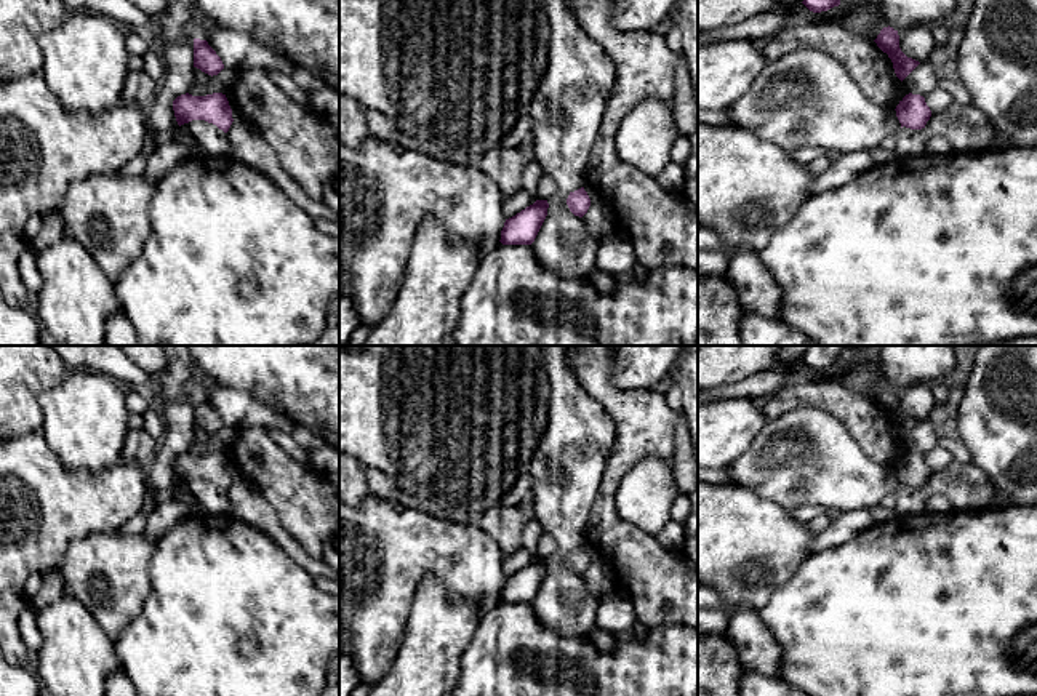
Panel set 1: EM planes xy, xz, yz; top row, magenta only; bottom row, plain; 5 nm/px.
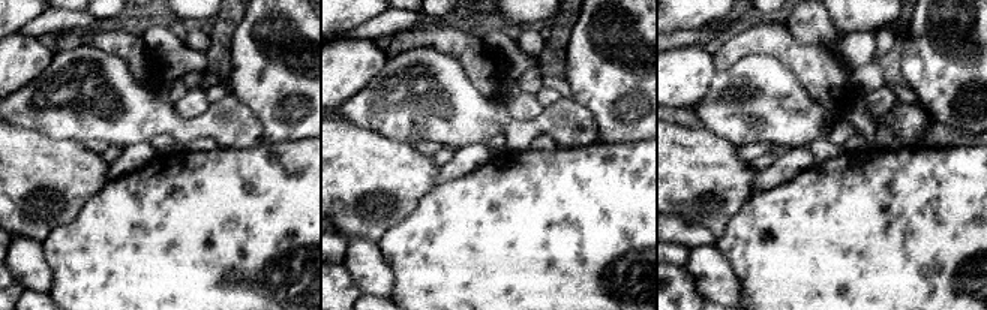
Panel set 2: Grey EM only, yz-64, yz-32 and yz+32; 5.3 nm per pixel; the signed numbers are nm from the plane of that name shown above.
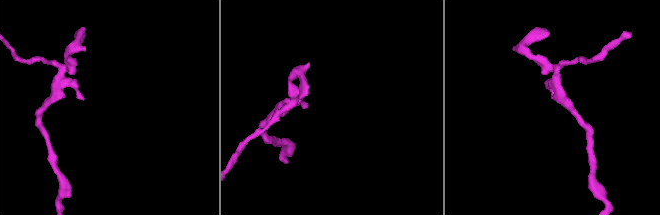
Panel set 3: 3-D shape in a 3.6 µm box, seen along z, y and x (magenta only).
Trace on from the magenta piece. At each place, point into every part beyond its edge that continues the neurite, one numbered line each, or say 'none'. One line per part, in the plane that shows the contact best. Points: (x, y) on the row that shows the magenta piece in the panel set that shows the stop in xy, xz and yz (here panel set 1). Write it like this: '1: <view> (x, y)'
none

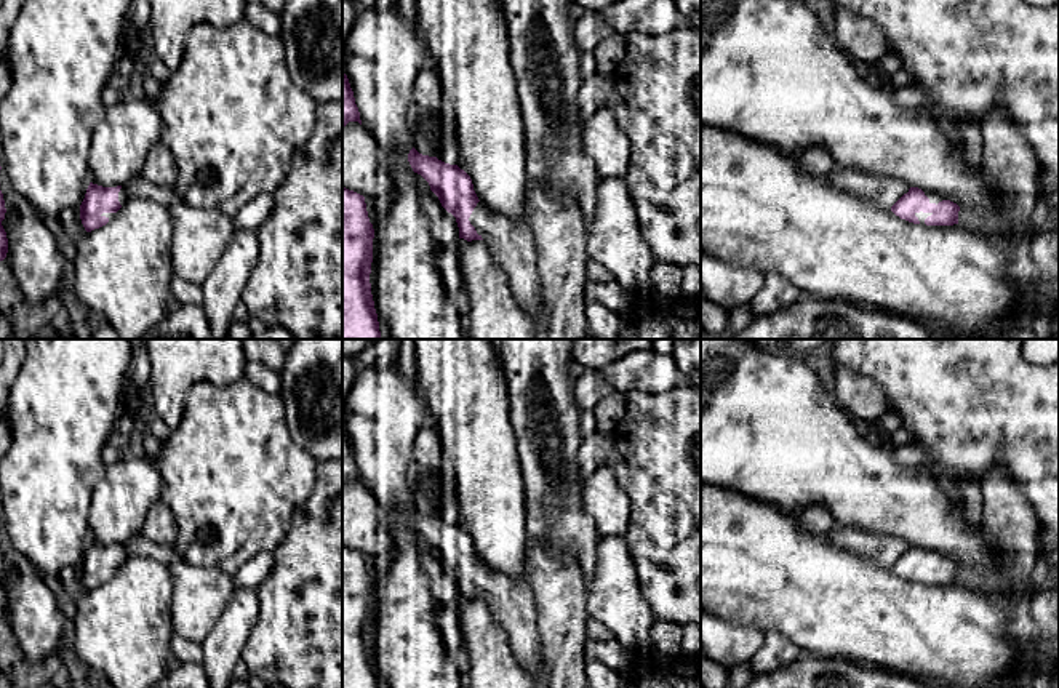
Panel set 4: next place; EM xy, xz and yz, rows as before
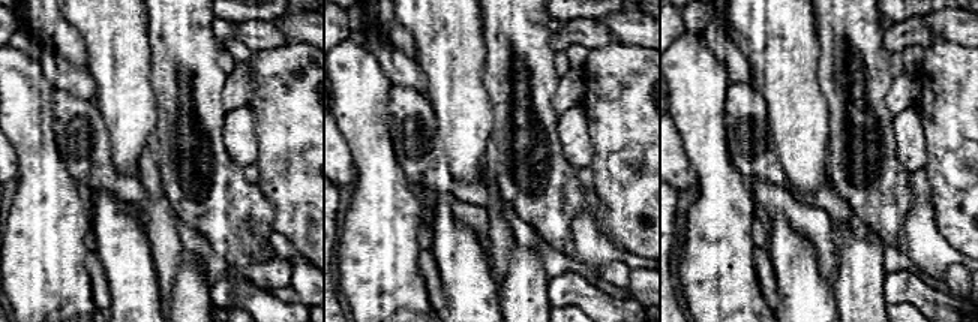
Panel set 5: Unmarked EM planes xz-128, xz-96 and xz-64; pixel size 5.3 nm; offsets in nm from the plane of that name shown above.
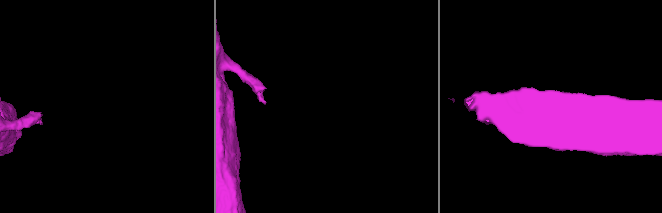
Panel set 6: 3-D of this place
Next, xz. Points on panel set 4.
1: xz (511, 242)

